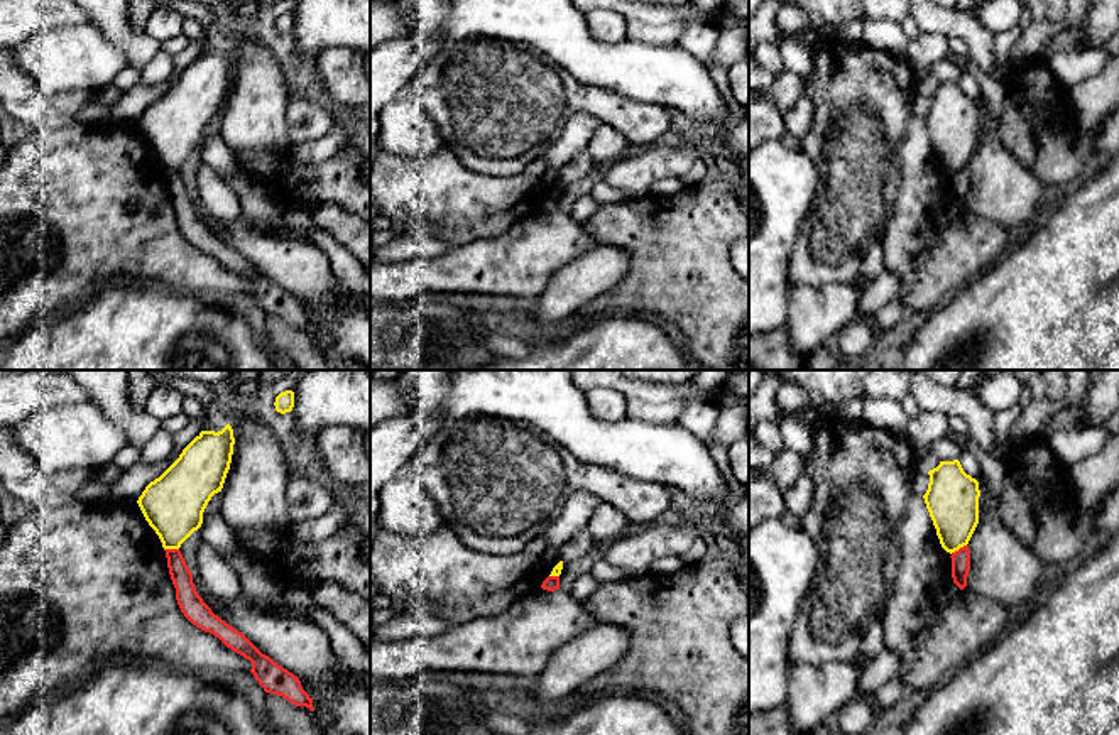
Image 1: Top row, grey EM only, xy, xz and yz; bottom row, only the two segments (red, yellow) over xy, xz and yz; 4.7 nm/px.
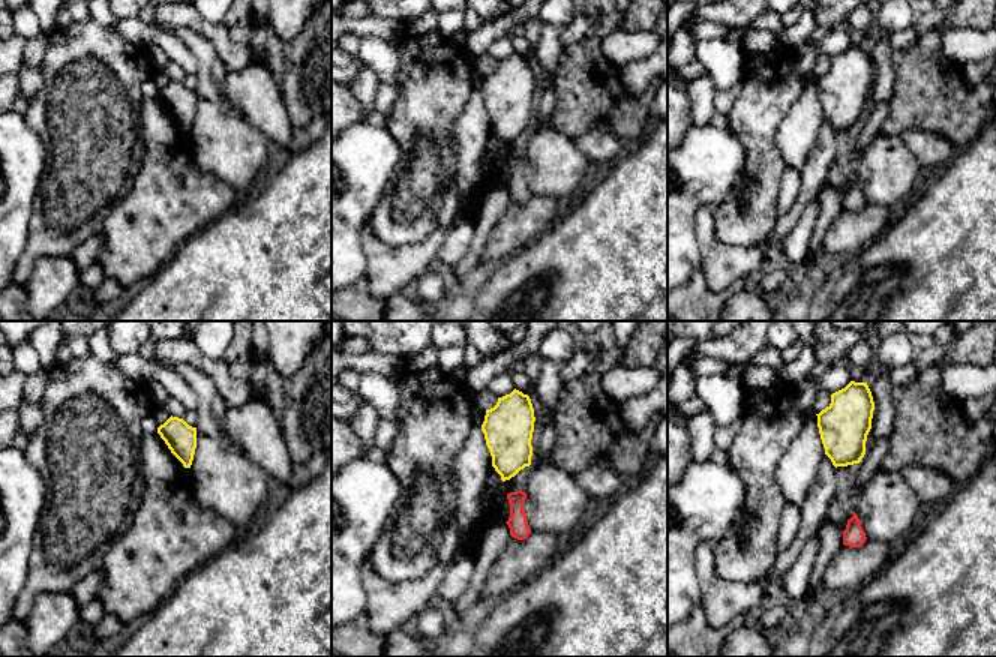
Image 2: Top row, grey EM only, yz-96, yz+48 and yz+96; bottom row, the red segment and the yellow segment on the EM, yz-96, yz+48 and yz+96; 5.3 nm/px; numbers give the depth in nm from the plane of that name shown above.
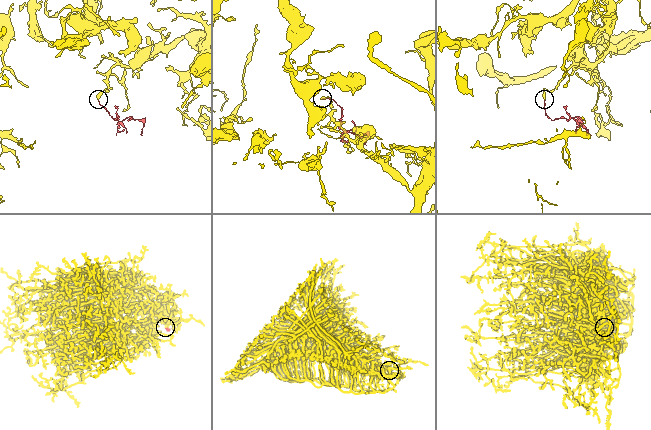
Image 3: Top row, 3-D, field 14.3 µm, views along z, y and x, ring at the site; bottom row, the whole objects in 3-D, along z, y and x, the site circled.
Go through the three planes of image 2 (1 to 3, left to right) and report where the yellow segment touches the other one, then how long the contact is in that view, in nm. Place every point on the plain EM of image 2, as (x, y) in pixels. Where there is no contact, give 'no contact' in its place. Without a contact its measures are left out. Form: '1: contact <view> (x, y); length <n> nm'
1: no contact
2: no contact
3: no contact

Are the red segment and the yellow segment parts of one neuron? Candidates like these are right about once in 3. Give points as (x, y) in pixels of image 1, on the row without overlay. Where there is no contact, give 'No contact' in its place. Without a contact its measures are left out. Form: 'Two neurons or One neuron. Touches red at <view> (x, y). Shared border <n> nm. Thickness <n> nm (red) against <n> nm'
Two neurons. Touches red at yz (959, 171). Shared border 90 nm. Thickness 100 nm (red) against 260 nm

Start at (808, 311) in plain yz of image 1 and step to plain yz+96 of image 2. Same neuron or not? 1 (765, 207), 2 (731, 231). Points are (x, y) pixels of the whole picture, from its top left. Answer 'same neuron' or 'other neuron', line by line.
1: other neuron
2: other neuron

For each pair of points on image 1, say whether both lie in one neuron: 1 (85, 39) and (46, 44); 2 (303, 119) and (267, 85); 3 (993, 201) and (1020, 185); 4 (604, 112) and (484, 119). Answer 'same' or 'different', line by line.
1: same
2: different
3: same
4: same

